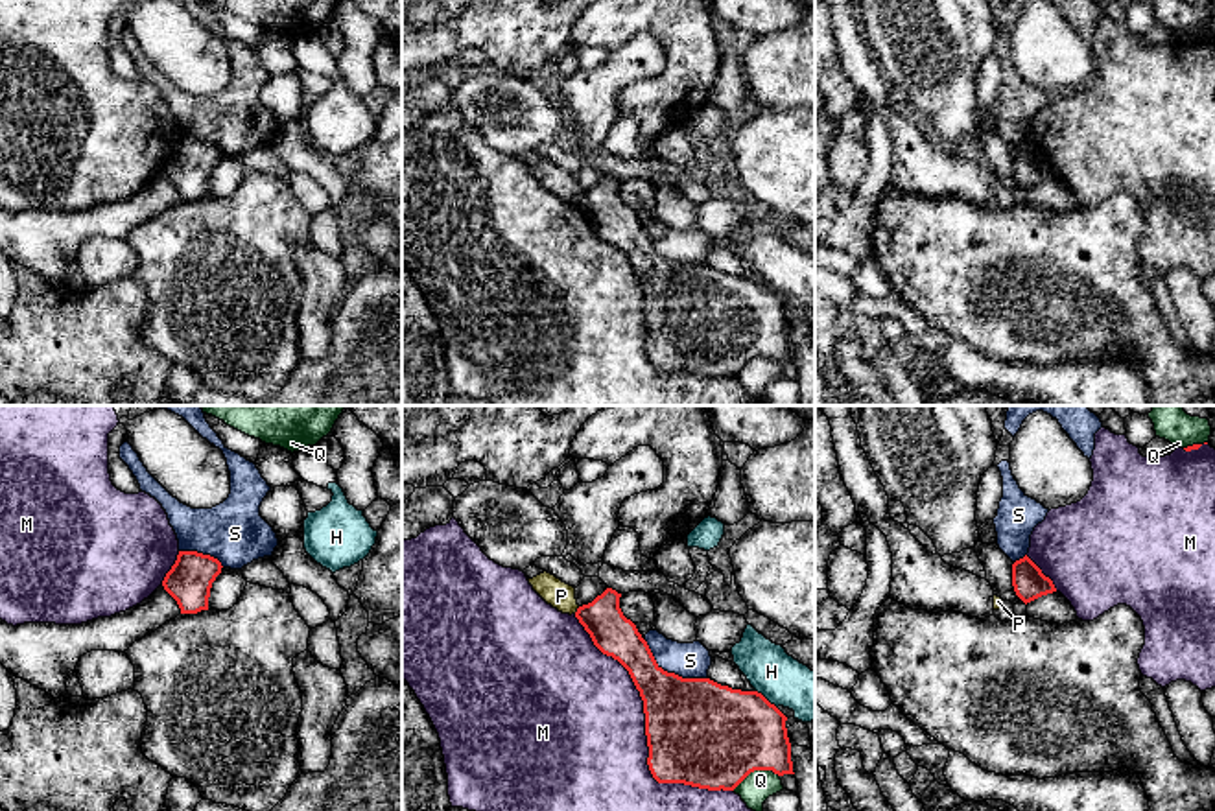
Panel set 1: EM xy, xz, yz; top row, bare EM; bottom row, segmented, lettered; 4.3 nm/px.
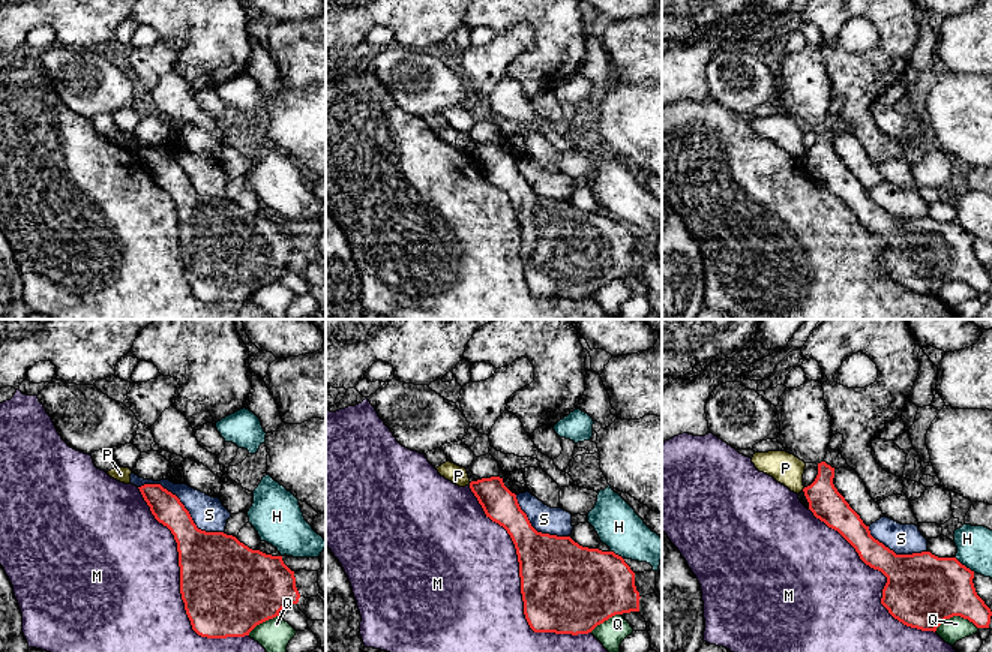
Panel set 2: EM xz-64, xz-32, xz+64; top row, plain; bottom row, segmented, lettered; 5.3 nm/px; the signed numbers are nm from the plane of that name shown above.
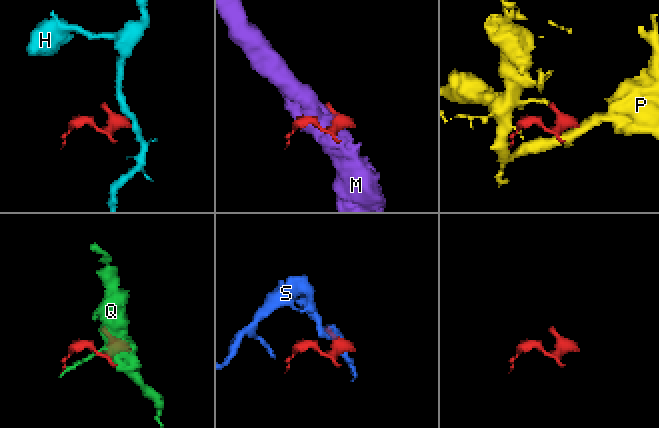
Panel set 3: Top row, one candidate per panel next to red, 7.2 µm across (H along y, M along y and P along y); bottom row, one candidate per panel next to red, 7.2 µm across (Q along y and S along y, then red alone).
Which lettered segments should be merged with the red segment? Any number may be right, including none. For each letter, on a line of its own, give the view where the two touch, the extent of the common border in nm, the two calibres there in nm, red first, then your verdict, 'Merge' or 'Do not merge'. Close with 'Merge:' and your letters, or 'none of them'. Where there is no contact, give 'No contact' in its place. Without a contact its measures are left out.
H: Touches red in xz. Shared border 130 nm. Thickness 420 nm (red) against 220 nm. Do not merge
M: Touches red in xz. Shared border 1050 nm. Thickness 460 nm (red) against 500 nm. Do not merge
P: Touches red in xz. Shared border 40 nm. Thickness 180 nm (red) against 120 nm. Do not merge
Q: Touches red in xz. Shared border 220 nm. Thickness 460 nm (red) against 140 nm. Do not merge
S: Touches red in xz. Shared border 320 nm. Thickness 420 nm (red) against 160 nm. Do not merge
Merge: none of them

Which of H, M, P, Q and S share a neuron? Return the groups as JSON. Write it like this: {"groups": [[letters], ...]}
{"groups": [["H"], ["M"], ["P"], ["Q"], ["S"]]}

